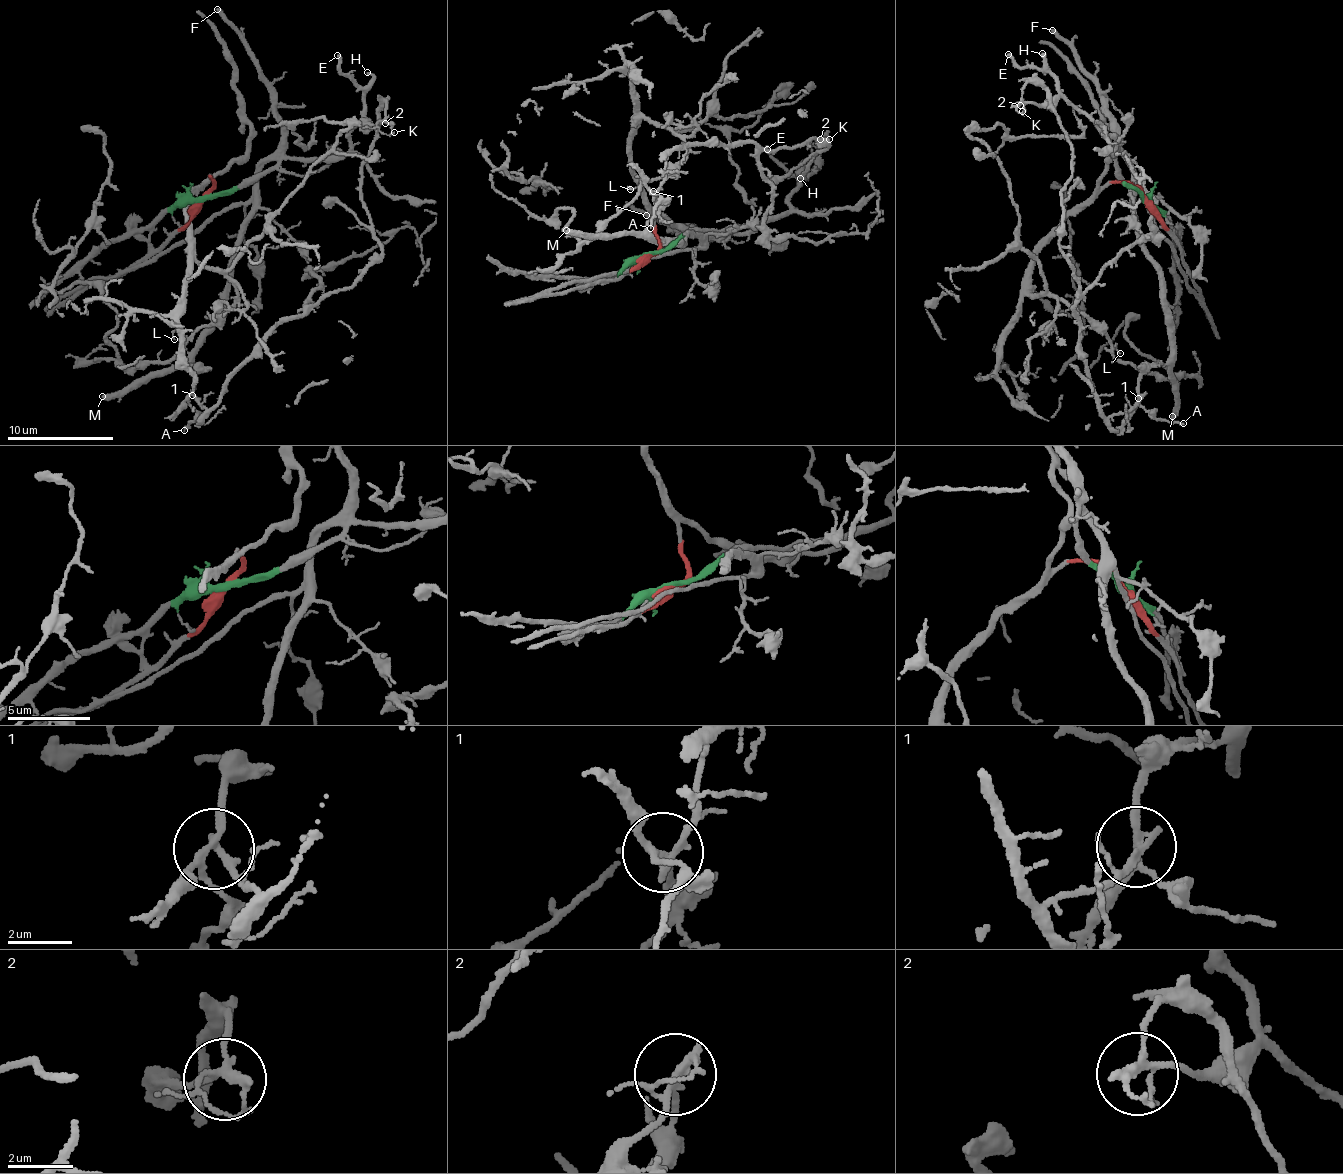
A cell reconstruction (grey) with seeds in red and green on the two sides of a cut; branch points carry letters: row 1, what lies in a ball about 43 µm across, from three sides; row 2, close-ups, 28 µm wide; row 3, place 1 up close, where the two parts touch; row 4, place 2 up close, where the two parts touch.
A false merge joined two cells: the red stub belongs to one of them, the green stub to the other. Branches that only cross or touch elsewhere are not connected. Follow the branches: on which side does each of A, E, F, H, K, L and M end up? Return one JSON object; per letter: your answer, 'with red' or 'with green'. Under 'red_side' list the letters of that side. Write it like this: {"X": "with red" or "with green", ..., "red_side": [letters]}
{"A": "with green", "E": "with green", "F": "with green", "H": "with green", "K": "with green", "L": "with red", "M": "with green", "red_side": ["L"]}

